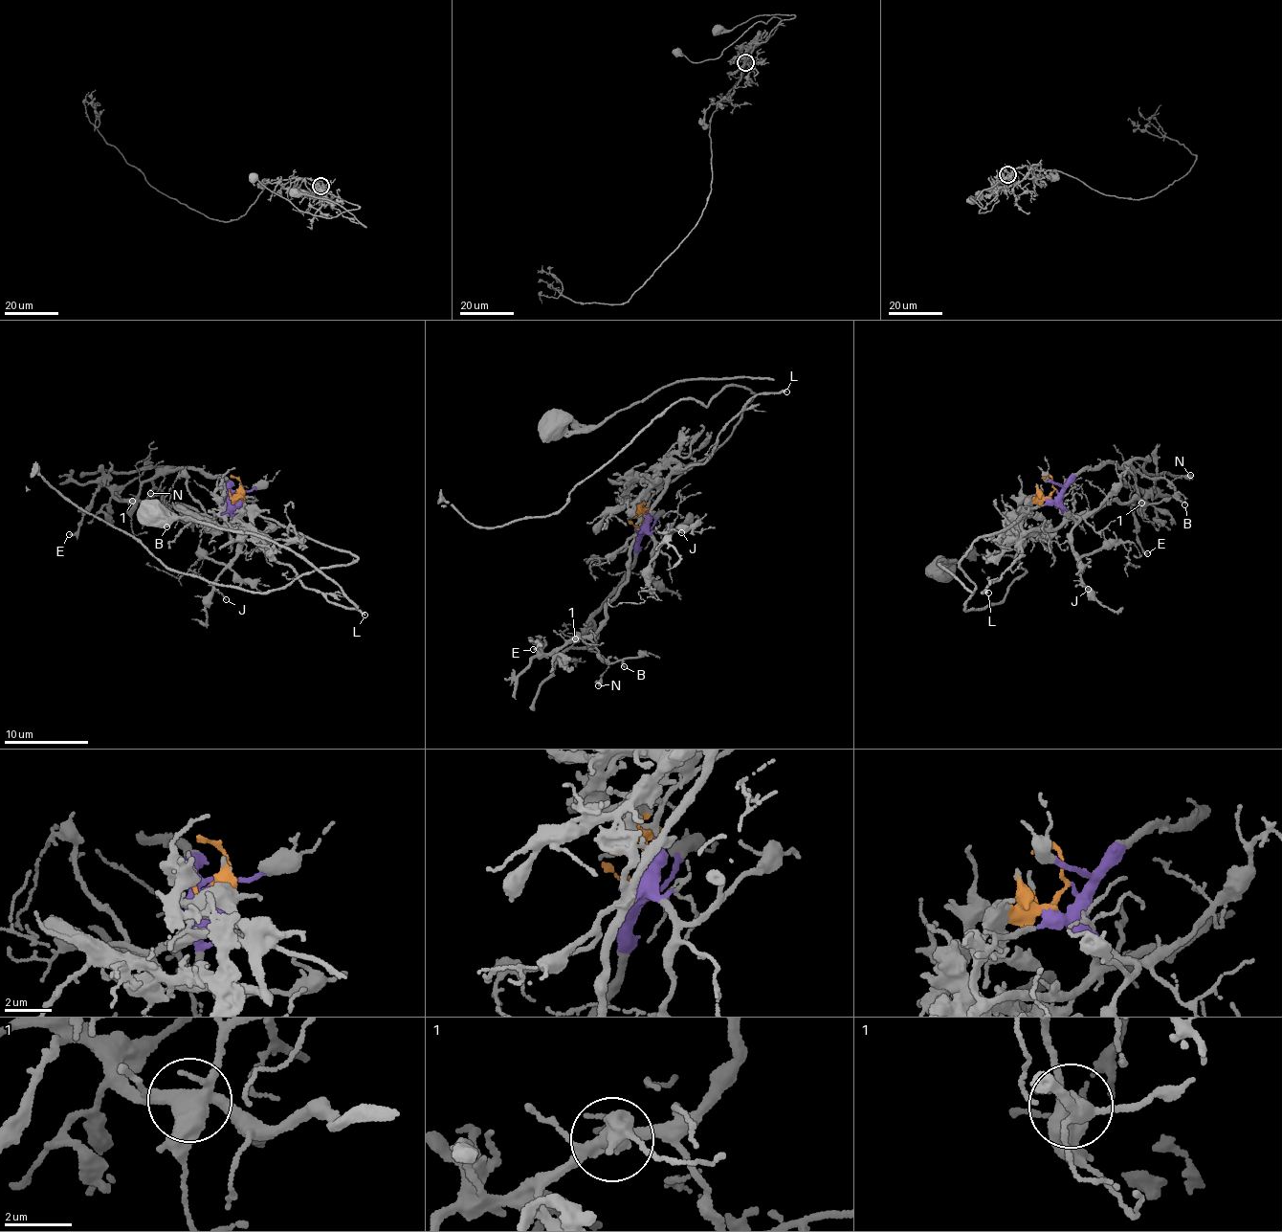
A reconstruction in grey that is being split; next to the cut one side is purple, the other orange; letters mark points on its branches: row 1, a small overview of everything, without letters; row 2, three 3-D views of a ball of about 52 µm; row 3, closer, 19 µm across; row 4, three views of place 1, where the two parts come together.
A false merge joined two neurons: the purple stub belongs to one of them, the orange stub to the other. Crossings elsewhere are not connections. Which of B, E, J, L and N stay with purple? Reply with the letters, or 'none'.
B, J, N

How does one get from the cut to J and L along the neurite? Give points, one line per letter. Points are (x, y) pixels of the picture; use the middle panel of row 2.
J: (642, 527), (649, 535), (662, 541), (673, 524), (666, 533), (664, 531), (681, 532)
L: (642, 527), (642, 506), (652, 487), (674, 469), (691, 467), (713, 454), (720, 430), (754, 396), (786, 391)

